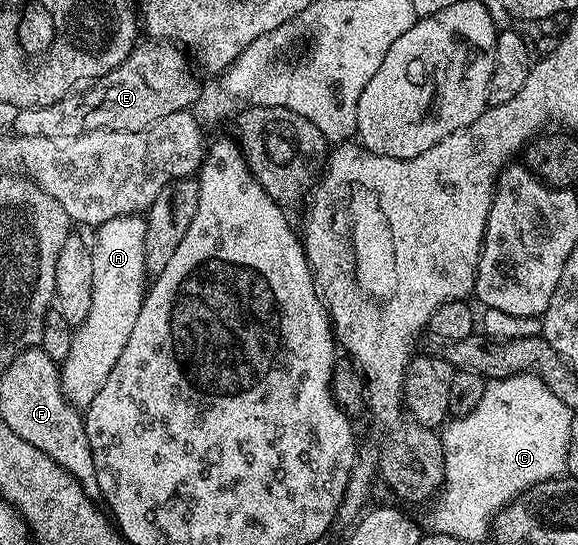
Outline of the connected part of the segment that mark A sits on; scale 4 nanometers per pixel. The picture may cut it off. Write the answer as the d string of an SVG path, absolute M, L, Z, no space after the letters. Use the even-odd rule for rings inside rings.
M140 214L135 215L120 215L111 221L101 224L96 228L95 235L97 240L91 243L93 252L93 296L91 297L91 313L87 313L87 317L79 325L79 329L74 330L73 340L71 341L71 351L67 353L64 363L60 364L61 372L61 388L66 399L78 409L84 409L91 405L91 401L95 401L95 393L99 393L99 389L103 389L103 381L107 381L107 376L110 375L111 369L115 369L115 361L119 361L119 356L123 353L123 348L126 347L127 341L131 338L131 329L135 329L135 317L139 317L141 312L141 303L145 299L147 290L147 276L145 274L145 221Z

